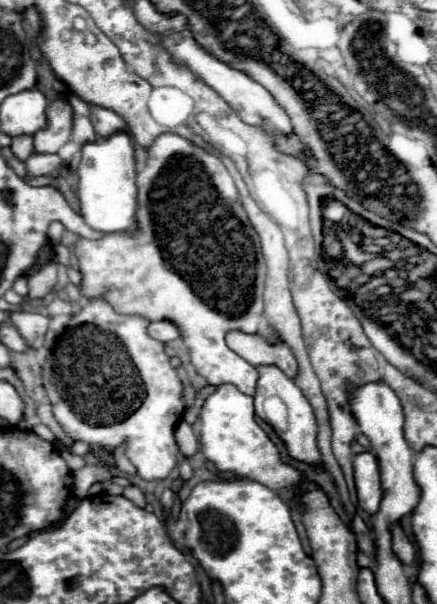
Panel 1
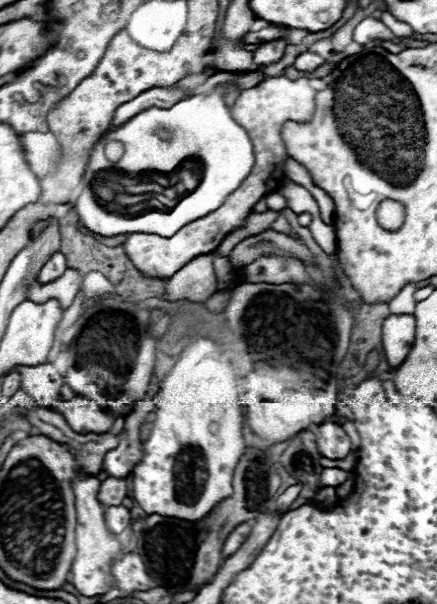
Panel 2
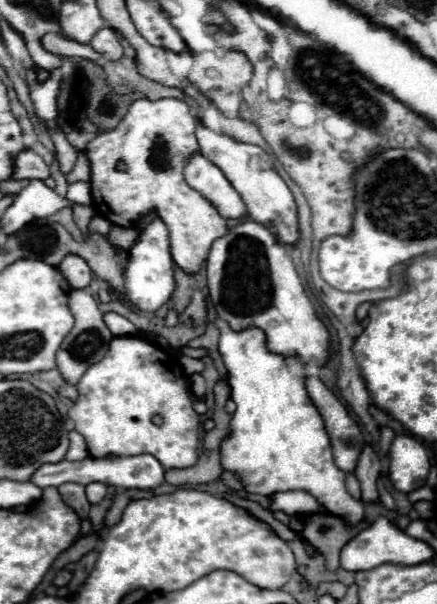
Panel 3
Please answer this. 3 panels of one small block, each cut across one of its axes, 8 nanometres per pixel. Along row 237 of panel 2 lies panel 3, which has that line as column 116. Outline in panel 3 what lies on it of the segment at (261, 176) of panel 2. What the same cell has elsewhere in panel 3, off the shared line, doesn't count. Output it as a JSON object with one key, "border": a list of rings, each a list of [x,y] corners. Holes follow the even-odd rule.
{"border":[[[140,98],[132,102],[118,128],[108,134],[98,134],[86,146],[92,174],[92,208],[96,214],[122,228],[132,228],[152,212],[160,216],[170,232],[172,260],[186,274],[196,274],[208,258],[210,244],[228,232],[226,220],[202,194],[186,184],[182,174],[190,156],[200,150],[196,128],[198,118],[186,102],[174,98],[156,102]],[[118,158],[126,162],[126,172],[114,170]]]}

